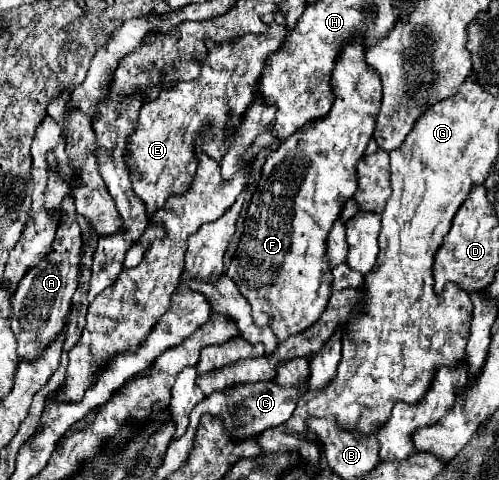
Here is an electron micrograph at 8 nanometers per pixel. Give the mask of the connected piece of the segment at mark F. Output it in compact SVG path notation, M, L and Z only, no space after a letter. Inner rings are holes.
M352 39L342 45L338 53L334 71L332 71L332 95L334 103L326 117L318 121L306 123L300 131L290 135L286 141L274 149L262 167L262 177L252 195L244 231L238 243L238 251L232 257L232 265L226 275L234 279L238 289L252 289L246 293L246 299L252 307L252 319L256 325L272 327L278 343L284 343L290 335L296 335L308 329L316 319L320 319L328 299L332 295L332 275L328 267L328 259L324 259L324 239L338 219L344 203L356 193L356 163L362 159L364 149L374 133L376 115L380 111L382 101L382 85L380 77L364 59L364 43L362 39Z

